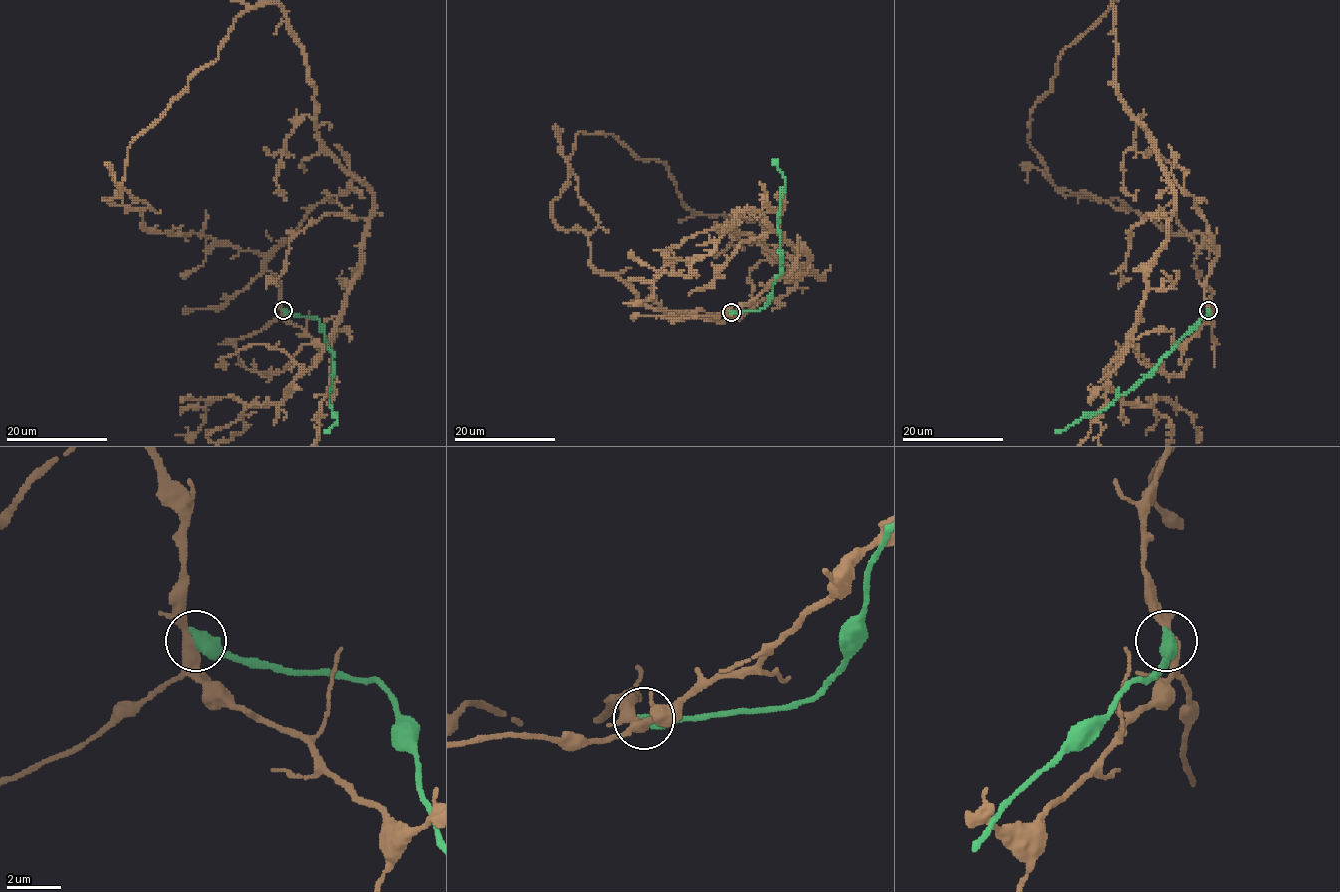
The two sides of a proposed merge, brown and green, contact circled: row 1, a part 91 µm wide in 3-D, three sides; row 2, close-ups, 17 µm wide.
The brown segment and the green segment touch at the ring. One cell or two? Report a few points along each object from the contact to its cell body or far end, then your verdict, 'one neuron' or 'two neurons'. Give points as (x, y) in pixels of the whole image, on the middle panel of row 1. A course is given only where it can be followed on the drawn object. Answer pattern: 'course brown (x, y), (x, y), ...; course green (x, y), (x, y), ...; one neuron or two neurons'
course green (731, 312), (755, 311), (763, 307), (779, 273), (782, 254), (778, 223), (784, 178), (774, 159); two neurons

